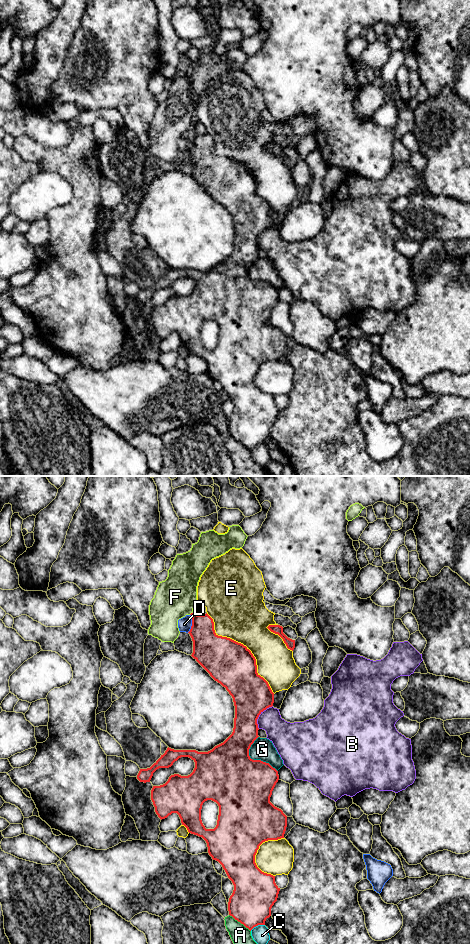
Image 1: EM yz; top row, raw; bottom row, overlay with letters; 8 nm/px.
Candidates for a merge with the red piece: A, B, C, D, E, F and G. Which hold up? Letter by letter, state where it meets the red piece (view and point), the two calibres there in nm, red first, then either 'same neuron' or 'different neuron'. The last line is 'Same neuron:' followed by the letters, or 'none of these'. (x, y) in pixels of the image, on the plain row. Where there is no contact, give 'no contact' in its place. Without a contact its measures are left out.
A: yz (240, 442) | 340/220 nm | different neuron
B: yz (259, 234) | 320/220 nm | different neuron
C: yz (257, 445) | 340/140 nm | different neuron
D: yz (192, 143) | 260/110 nm | different neuron
E: yz (243, 165) | 360/420 nm | different neuron
F: no contact | different neuron
G: yz (252, 279) | 480/180 nm | different neuron
Same neuron: none of these

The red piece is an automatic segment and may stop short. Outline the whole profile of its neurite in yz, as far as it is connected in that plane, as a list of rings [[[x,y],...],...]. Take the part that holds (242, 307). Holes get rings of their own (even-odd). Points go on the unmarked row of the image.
[[[207,133],[190,135],[192,146],[188,153],[193,161],[191,176],[232,216],[235,226],[233,252],[223,263],[208,272],[168,267],[150,288],[140,289],[137,299],[144,303],[150,302],[157,289],[169,288],[181,277],[189,277],[195,282],[190,295],[174,294],[165,304],[153,306],[151,320],[161,340],[177,333],[189,353],[206,361],[209,375],[222,385],[234,405],[228,422],[229,435],[251,451],[258,445],[265,445],[280,411],[275,396],[257,387],[255,375],[263,362],[284,358],[287,347],[287,336],[270,322],[272,311],[279,300],[278,291],[269,283],[253,280],[249,276],[251,265],[259,257],[257,239],[264,230],[273,226],[274,213],[268,202],[257,193],[256,179],[246,166],[218,156],[213,139]],[[207,320],[219,326],[214,349],[206,349],[201,340],[202,325]]]

